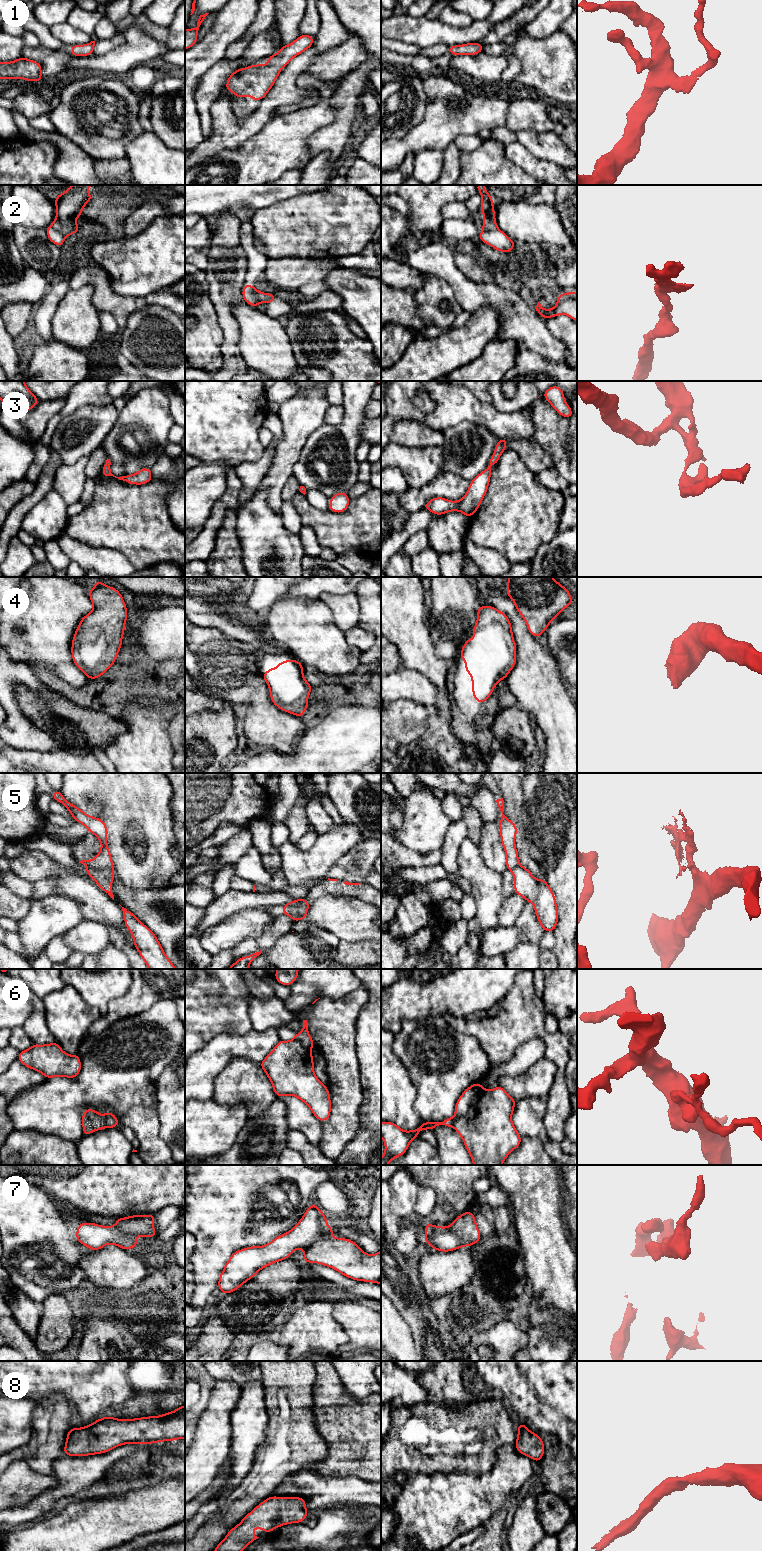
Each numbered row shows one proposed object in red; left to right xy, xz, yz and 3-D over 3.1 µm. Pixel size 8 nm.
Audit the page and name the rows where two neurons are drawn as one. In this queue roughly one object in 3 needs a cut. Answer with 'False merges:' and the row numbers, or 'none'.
False merges: 2, 5, 6, 7

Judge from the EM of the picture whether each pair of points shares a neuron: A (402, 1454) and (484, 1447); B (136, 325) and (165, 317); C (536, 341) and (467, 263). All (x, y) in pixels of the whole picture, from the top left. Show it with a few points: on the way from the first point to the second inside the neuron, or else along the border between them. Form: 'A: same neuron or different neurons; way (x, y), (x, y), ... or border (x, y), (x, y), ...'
A: same neuron; way (422, 1460), (447, 1460), (464, 1451)
B: same neuron; way (143, 325), (158, 324)
C: different neurons; border (460, 271), (475, 281), (483, 281), (487, 277)

